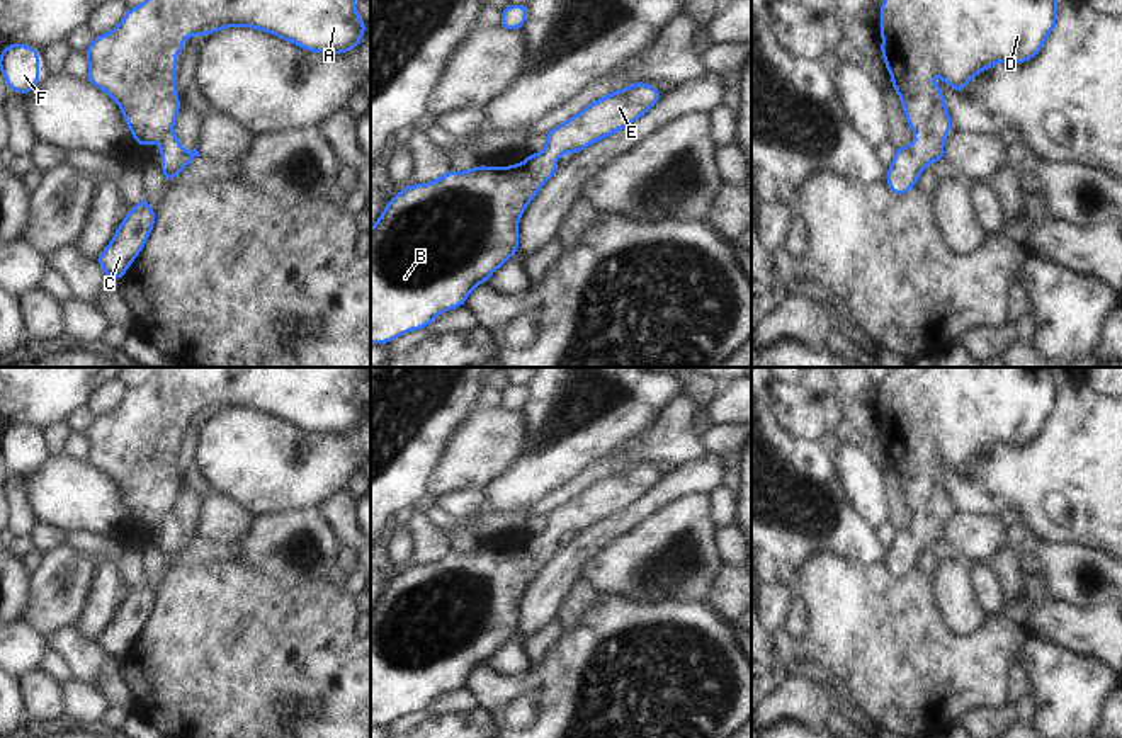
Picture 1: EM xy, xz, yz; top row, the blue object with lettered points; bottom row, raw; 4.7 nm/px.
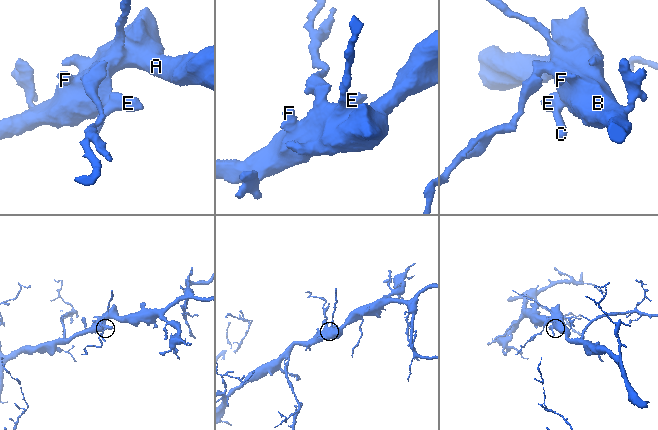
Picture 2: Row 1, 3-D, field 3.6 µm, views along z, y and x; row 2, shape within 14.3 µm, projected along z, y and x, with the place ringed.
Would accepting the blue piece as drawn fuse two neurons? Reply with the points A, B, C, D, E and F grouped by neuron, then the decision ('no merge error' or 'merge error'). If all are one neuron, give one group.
A B C D E F | no merge error

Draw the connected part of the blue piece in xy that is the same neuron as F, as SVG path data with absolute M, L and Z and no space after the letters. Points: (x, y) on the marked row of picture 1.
M7 44L0 53L0 71L8 88L29 94L41 77L39 51L29 44Z

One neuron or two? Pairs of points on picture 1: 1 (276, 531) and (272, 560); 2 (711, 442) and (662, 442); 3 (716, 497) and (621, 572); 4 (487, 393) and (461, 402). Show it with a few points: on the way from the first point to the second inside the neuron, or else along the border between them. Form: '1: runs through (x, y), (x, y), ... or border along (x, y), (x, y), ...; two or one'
1: runs through (276, 538), (274, 553); one
2: border along (697, 437), (708, 453); two
3: border along (708, 497), (711, 519), (716, 524); two
4: border along (483, 385), (476, 395), (476, 408); two

